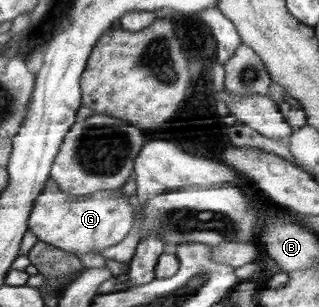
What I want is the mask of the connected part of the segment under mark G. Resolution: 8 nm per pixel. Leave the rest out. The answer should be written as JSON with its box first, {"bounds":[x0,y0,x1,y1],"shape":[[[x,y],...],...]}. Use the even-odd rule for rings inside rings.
{"bounds":[28,175,134,255],"shape":[[[49,175],[41,195],[34,203],[28,227],[38,241],[52,245],[71,255],[81,253],[100,254],[103,249],[123,241],[133,229],[134,203],[117,190],[99,190],[83,197],[72,196],[59,189],[58,183]]]}

